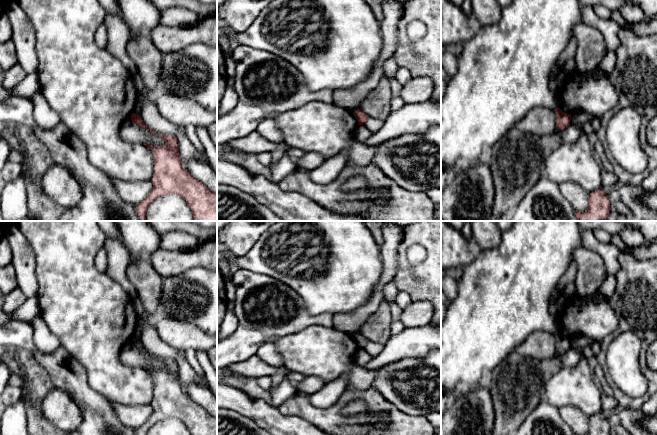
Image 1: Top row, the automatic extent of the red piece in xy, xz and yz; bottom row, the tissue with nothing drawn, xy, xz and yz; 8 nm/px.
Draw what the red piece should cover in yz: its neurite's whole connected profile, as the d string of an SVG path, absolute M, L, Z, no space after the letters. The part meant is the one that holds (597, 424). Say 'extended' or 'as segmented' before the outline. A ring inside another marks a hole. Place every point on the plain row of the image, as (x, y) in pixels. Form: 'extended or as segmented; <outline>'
as segmented; M604 414L588 417L588 432L585 435L610 435L610 426Z

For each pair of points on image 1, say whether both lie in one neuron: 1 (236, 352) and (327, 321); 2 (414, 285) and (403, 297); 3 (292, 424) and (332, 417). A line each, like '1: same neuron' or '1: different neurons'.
1: same neuron
2: different neurons
3: different neurons

